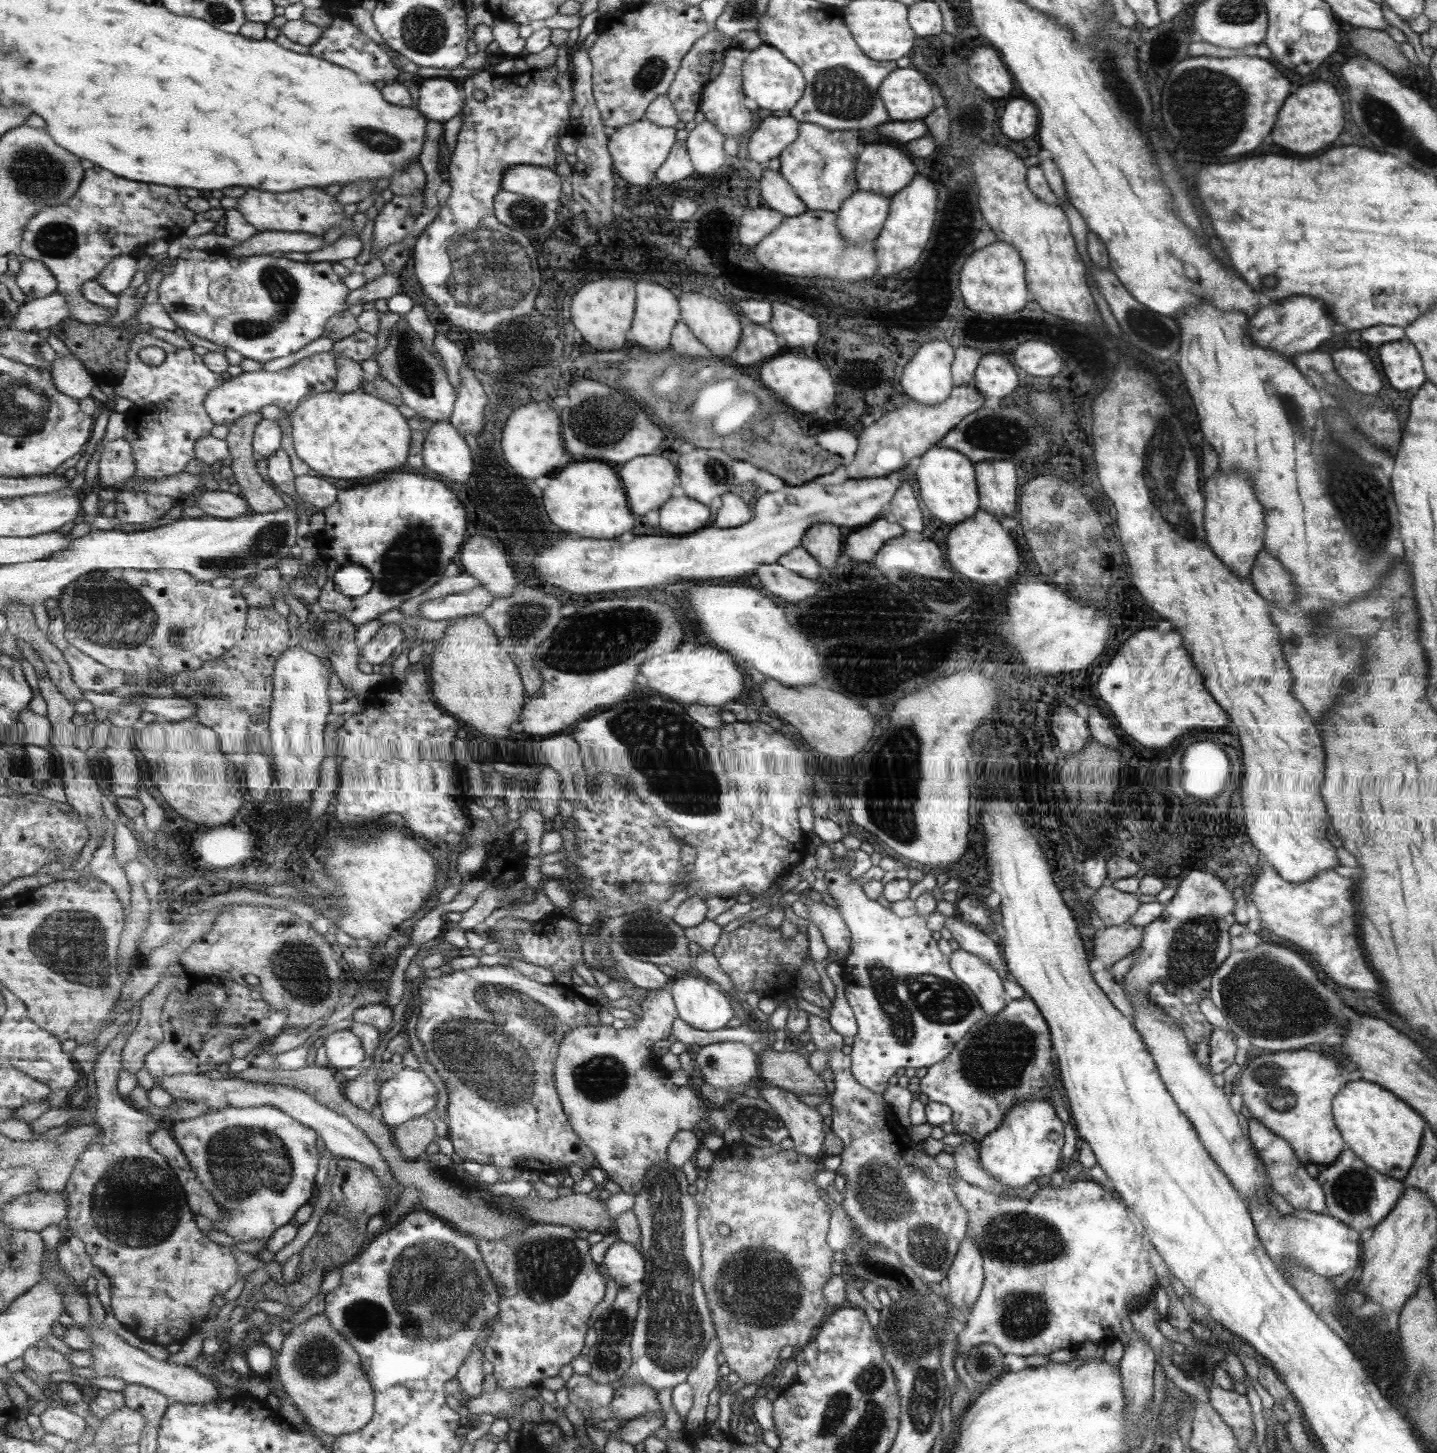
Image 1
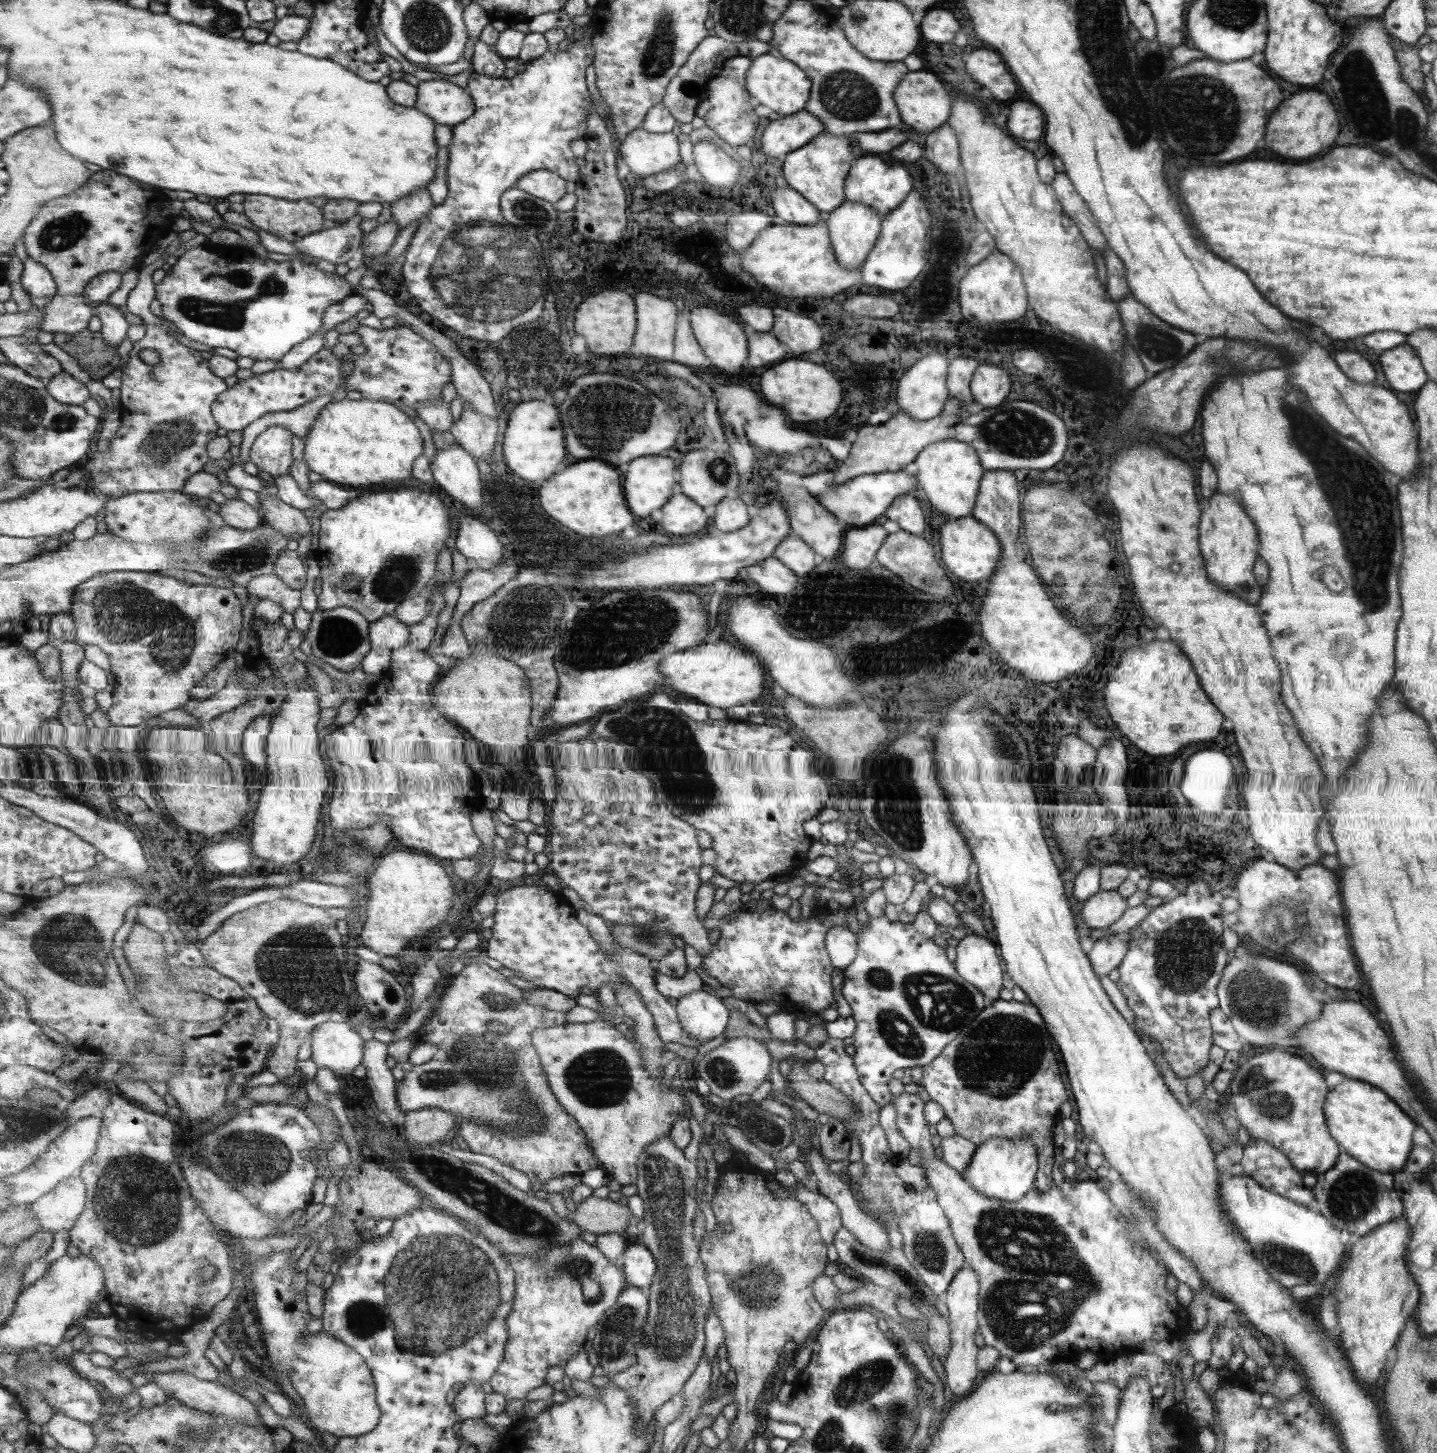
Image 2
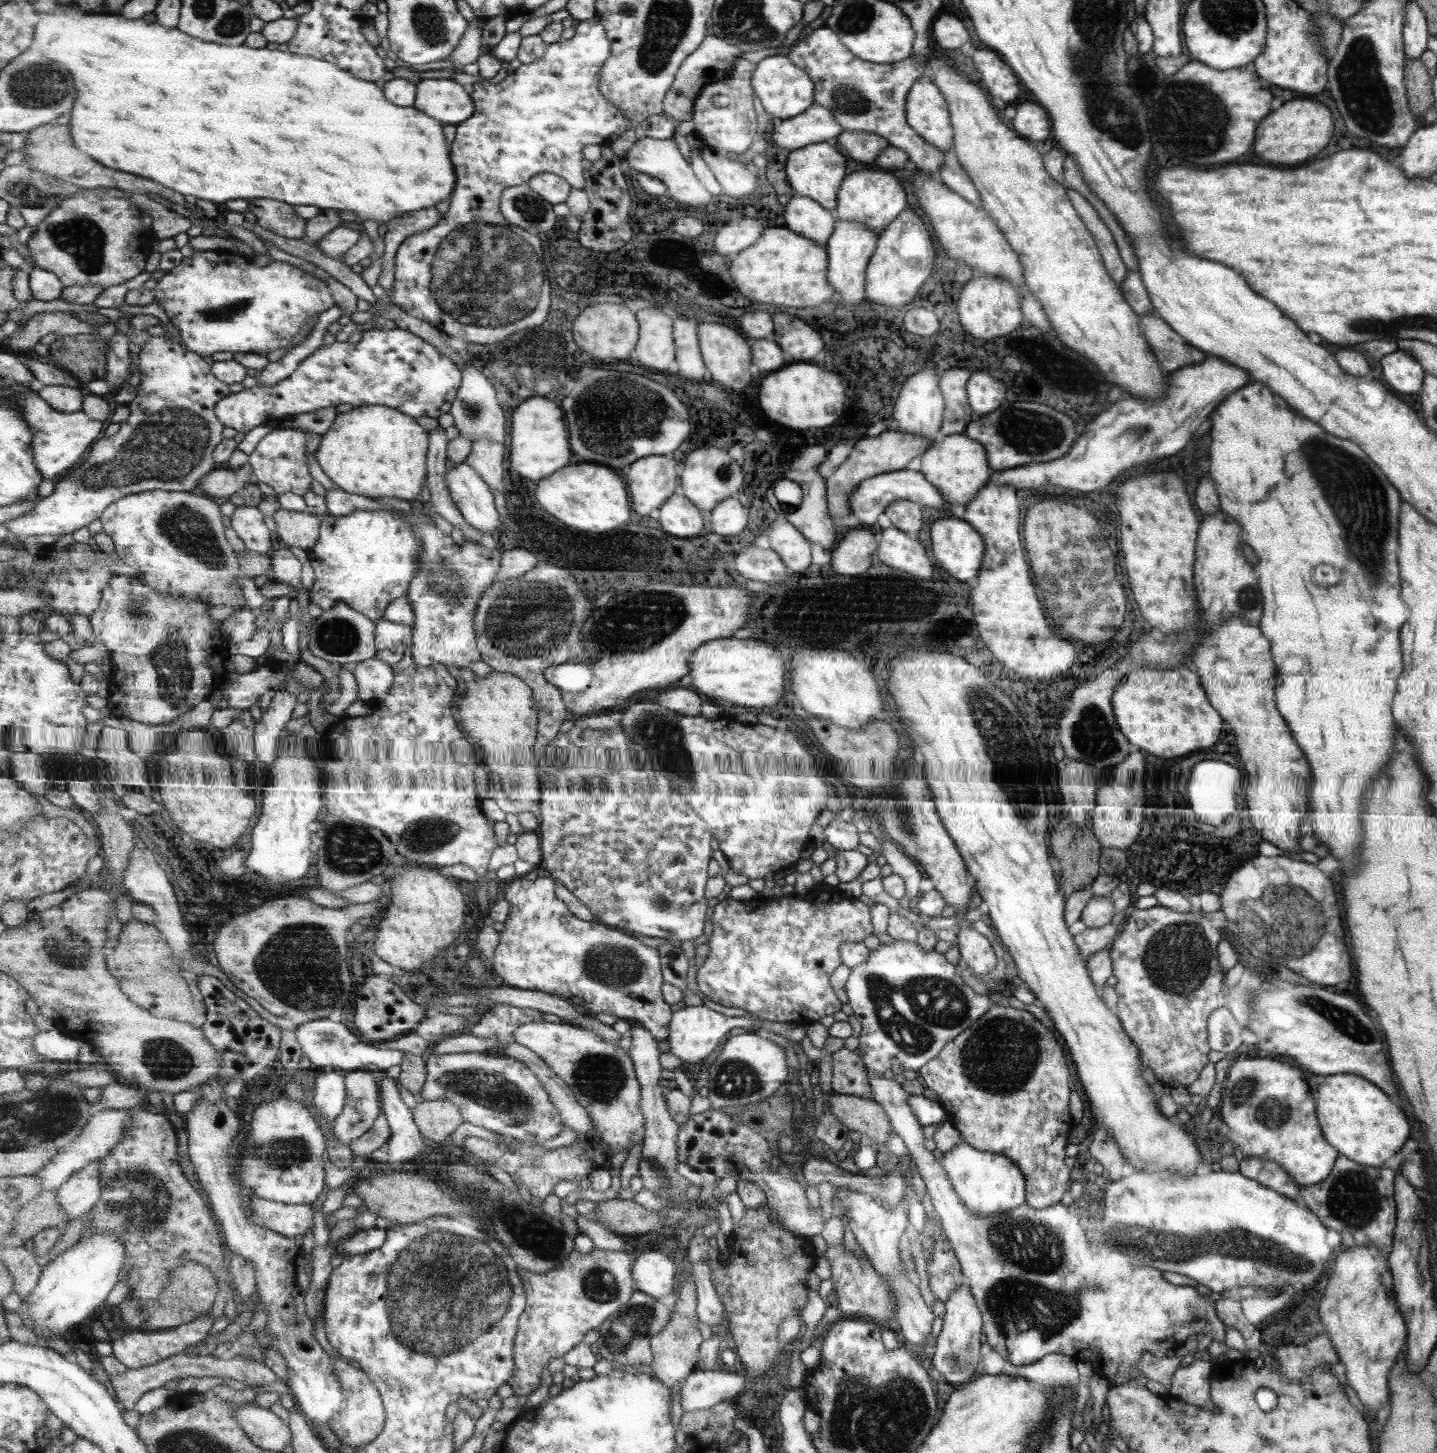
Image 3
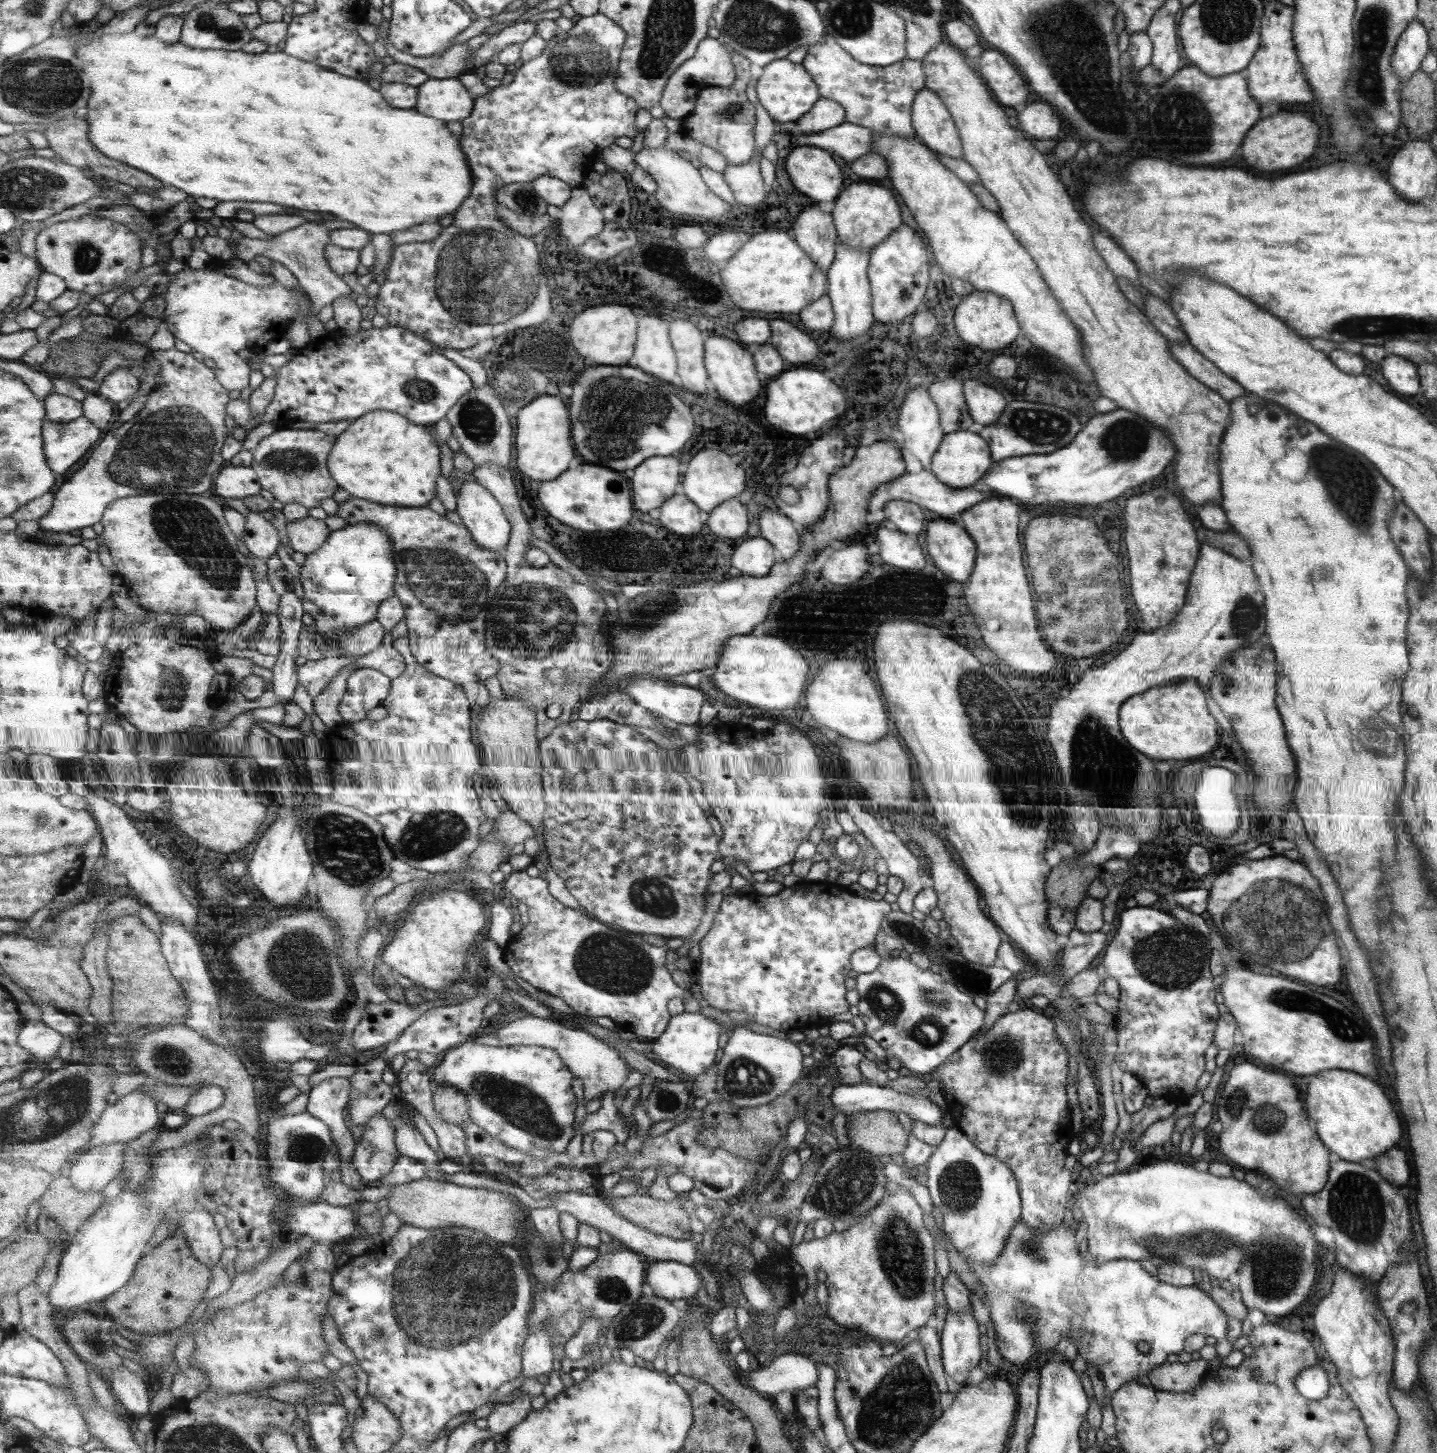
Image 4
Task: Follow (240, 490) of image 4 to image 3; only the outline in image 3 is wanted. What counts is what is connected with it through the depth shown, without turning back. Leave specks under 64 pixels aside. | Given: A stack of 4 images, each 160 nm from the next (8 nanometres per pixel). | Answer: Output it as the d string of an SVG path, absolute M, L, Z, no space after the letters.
M247 462L235 471L229 471L228 467L213 469L206 477L202 478L199 490L202 490L205 496L214 496L228 499L231 494L235 494L241 488L247 486L249 473L253 467Z

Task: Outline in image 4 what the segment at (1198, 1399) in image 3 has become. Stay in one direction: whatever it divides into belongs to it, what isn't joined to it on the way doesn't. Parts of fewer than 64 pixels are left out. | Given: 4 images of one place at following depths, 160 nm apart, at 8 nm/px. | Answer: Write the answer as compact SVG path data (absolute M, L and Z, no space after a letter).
M1200 1359L1191 1360L1187 1364L1178 1361L1172 1364L1164 1363L1151 1370L1147 1377L1156 1390L1189 1392L1202 1384L1210 1367L1210 1362Z

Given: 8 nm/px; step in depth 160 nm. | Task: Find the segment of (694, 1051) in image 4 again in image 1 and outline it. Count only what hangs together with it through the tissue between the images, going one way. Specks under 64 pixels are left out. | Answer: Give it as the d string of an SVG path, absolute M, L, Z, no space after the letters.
M679 976L669 989L679 1011L679 1020L695 1030L723 1029L733 1018L733 1008L727 998L703 977Z

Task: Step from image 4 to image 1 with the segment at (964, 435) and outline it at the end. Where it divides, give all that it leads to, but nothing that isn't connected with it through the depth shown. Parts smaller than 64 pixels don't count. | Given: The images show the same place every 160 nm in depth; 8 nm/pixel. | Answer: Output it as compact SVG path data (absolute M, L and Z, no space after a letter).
M931 446L920 456L915 480L919 498L937 520L958 525L973 517L978 508L978 489L974 465L964 454L945 446Z

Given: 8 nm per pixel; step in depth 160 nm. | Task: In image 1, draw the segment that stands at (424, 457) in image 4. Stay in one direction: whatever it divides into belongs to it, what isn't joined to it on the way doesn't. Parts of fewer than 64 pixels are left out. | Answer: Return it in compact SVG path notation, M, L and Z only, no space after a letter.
M365 391L311 394L289 415L296 454L320 476L351 480L405 466L411 448L411 428L397 406Z

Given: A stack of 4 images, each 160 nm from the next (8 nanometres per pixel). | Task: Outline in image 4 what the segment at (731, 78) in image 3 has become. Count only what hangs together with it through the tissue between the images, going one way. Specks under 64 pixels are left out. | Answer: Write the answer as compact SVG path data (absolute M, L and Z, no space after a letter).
M729 53L734 66L734 81L731 86L721 88L706 86L698 92L698 97L692 111L681 120L681 131L689 138L705 144L719 152L726 158L729 166L742 165L749 160L753 152L753 126L755 126L755 112L753 106L745 98L745 86L751 82L749 62L743 55Z

